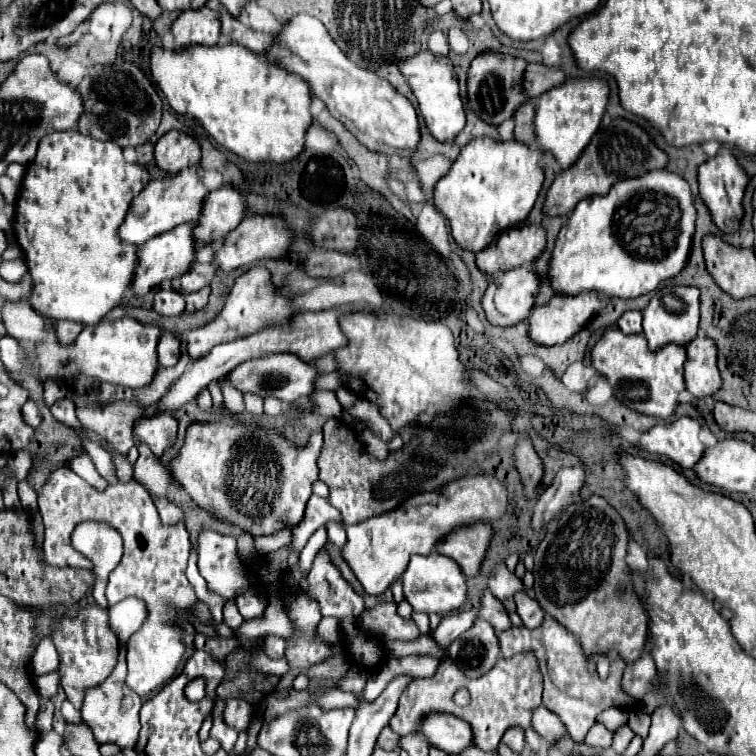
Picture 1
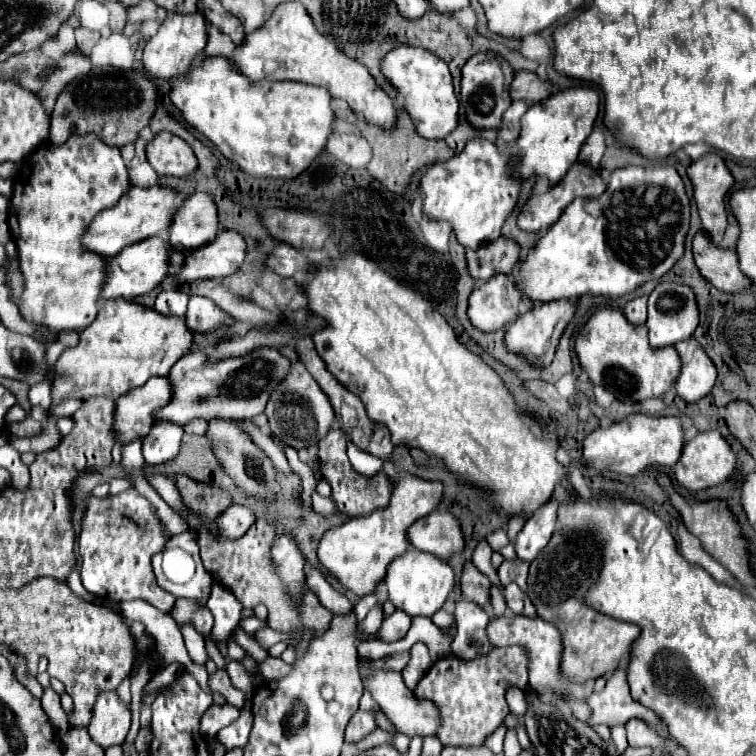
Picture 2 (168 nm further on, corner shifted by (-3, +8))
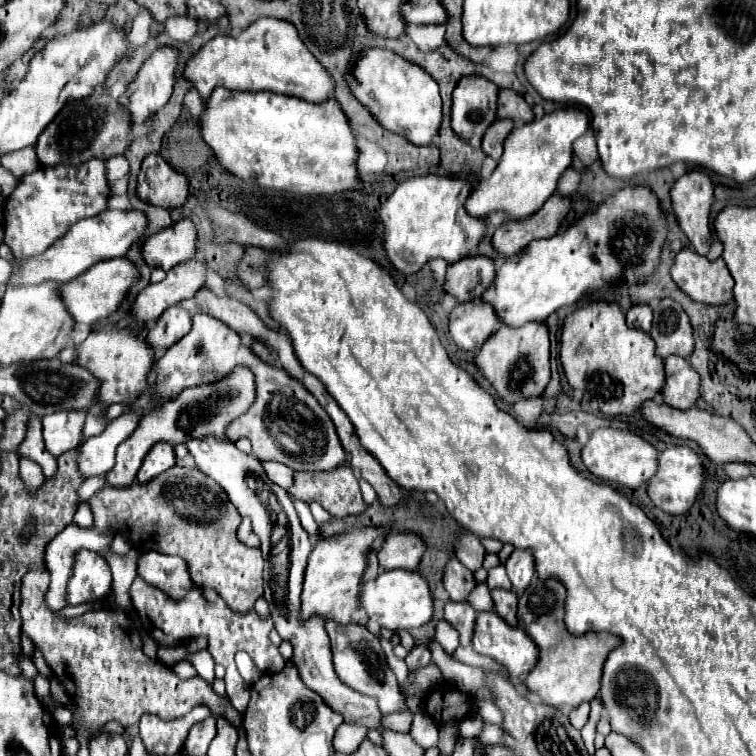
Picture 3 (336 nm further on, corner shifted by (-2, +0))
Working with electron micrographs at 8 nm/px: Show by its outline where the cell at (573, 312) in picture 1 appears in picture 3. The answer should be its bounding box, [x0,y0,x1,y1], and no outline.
[475,324,551,404]

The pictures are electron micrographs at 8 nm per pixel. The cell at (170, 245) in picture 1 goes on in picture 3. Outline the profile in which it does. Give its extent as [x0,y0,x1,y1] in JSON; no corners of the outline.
[59,258,137,324]

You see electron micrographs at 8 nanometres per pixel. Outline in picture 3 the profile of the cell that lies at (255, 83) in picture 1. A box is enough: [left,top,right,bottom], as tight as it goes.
[199,88,363,196]

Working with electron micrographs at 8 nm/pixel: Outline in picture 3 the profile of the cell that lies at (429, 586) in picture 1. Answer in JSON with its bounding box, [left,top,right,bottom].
[359,570,433,632]

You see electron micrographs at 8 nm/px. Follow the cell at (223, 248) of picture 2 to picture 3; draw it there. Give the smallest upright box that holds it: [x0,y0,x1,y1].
[129,260,205,322]

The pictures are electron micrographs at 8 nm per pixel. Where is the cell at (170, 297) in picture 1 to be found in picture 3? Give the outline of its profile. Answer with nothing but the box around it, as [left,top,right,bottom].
[147,306,191,348]

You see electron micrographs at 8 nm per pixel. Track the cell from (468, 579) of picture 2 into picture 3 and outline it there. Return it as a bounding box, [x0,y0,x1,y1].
[443,558,475,602]

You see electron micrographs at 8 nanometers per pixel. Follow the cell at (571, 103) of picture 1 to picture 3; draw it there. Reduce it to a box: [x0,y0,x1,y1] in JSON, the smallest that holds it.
[465,108,589,220]

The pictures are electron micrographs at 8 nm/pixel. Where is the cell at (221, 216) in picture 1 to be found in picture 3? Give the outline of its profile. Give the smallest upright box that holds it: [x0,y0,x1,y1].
[143,220,197,272]

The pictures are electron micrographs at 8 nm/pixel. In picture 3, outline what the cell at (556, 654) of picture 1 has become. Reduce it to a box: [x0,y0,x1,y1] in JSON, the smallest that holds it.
[473,610,537,678]

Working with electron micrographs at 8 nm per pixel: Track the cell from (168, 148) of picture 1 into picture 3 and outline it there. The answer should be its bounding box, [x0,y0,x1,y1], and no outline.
[137,154,189,208]

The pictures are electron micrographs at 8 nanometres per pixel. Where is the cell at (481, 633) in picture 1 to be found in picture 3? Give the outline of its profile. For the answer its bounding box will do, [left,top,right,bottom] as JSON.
[445,600,477,646]

